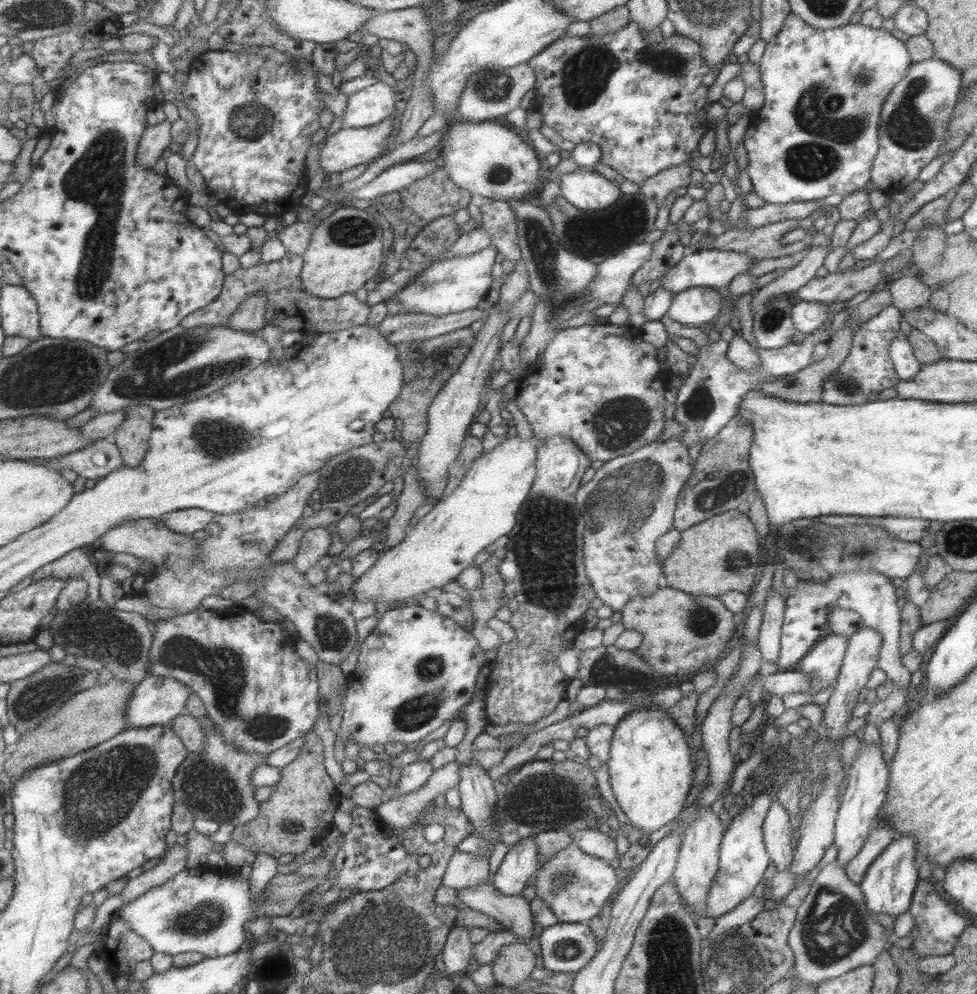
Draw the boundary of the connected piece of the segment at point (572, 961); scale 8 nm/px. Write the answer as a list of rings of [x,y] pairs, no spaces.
[[[559,922],[538,928],[536,948],[542,965],[555,973],[576,973],[596,953],[595,937],[588,923]]]

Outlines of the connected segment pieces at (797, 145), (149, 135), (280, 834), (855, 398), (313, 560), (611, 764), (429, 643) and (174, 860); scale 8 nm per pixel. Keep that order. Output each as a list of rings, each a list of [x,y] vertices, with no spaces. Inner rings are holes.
[[[789,13],[781,28],[774,34],[764,47],[758,69],[760,72],[764,103],[757,109],[759,118],[751,120],[743,135],[743,147],[747,152],[747,176],[753,185],[755,196],[766,204],[789,204],[789,202],[809,202],[823,199],[830,195],[849,195],[863,190],[869,181],[873,158],[877,153],[877,126],[879,125],[879,113],[884,105],[889,91],[905,76],[906,70],[911,64],[908,50],[904,41],[893,37],[885,29],[869,28],[861,23],[847,23],[837,28],[820,29],[809,26],[796,14]]]
[[[168,119],[155,126],[148,126],[137,150],[137,164],[152,169],[173,142],[172,123]]]
[[[311,732],[307,735],[303,752],[281,769],[280,781],[272,790],[268,800],[260,803],[261,814],[249,824],[235,826],[232,839],[255,853],[265,851],[279,858],[284,854],[301,854],[319,838],[324,838],[327,828],[335,822],[333,814],[338,812],[343,794],[339,794],[335,782],[327,774],[319,734]]]
[[[893,305],[880,310],[869,320],[862,322],[854,332],[847,356],[821,383],[819,401],[827,405],[850,406],[876,401],[881,390],[891,388],[897,382],[892,365],[889,347],[899,330],[899,317],[902,312]]]
[[[327,528],[309,529],[304,534],[297,556],[294,558],[297,568],[301,572],[307,572],[309,568],[313,568],[321,560],[321,556],[327,555],[331,542],[333,542],[331,532]]]
[[[660,708],[632,710],[620,718],[614,726],[609,758],[606,762],[610,787],[629,824],[645,834],[661,828],[684,810],[683,803],[694,778],[694,768],[691,767],[691,754],[686,738],[687,734],[666,711]]]
[[[405,602],[402,607],[387,610],[360,646],[354,673],[346,677],[349,688],[337,736],[343,743],[353,740],[358,746],[369,749],[396,742],[411,748],[445,720],[456,718],[459,707],[470,702],[478,671],[485,665],[484,653],[477,641],[469,630],[458,626],[453,620],[436,611],[425,610],[414,602]]]
[[[173,845],[156,867],[129,880],[120,894],[124,904],[133,902],[146,892],[151,892],[173,880],[188,867],[189,853],[190,850],[186,845]]]

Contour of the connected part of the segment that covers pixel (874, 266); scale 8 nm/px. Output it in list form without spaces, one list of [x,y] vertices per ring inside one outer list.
[[[868,261],[866,263],[858,263],[843,272],[829,273],[823,278],[813,278],[807,284],[797,289],[793,296],[805,302],[844,302],[853,298],[860,292],[871,290],[874,287],[879,287],[884,281],[885,275],[881,272],[884,262]]]

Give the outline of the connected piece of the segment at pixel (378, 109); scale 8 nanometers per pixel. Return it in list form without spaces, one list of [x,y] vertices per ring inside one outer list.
[[[375,81],[350,97],[343,123],[345,127],[367,128],[381,122],[393,112],[395,94],[389,86]]]

